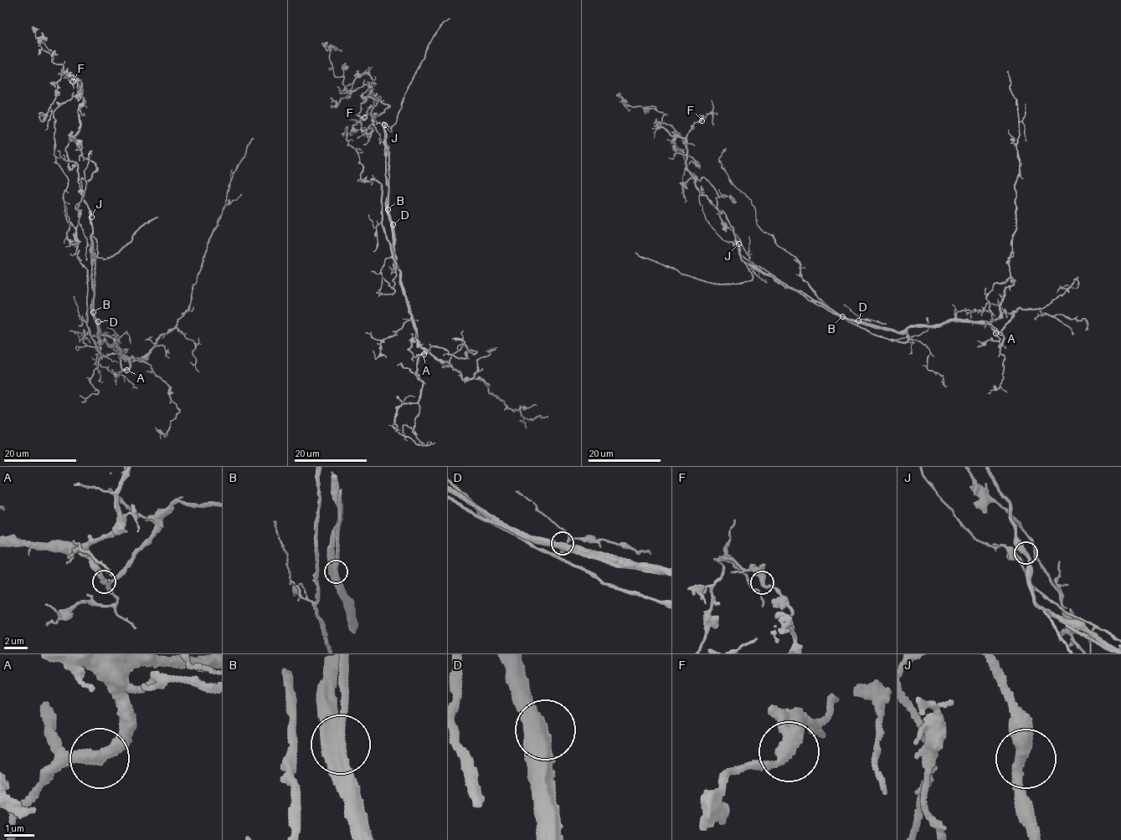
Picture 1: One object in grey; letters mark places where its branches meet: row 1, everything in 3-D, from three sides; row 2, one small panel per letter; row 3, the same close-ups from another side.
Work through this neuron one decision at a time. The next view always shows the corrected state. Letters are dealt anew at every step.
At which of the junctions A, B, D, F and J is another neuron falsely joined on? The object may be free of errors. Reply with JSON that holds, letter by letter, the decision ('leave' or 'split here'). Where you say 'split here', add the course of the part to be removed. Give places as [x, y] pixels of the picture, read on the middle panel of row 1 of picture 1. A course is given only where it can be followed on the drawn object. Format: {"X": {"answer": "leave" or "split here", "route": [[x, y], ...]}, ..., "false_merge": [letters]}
{"A": {"answer": "leave"}, "B": {"answer": "leave"}, "D": {"answer": "leave"}, "F": {"answer": "leave"}, "J": {"answer": "leave"}, "false_merge": []}

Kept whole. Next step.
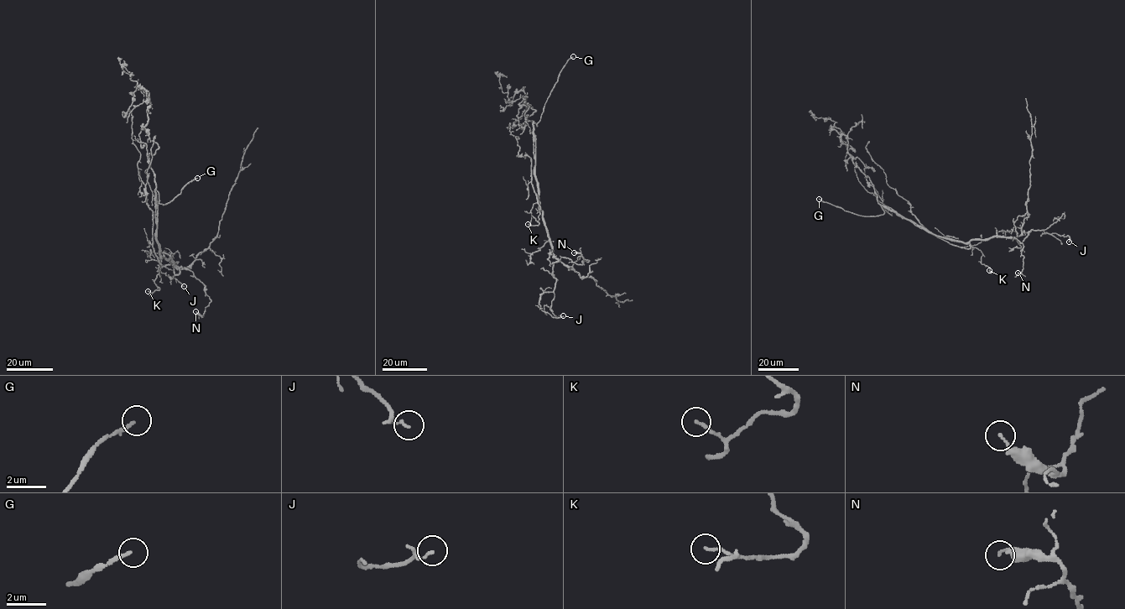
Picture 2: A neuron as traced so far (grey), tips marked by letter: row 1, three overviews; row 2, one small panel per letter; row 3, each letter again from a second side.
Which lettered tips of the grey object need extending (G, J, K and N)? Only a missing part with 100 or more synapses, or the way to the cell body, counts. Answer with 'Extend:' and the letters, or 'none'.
Extend: G

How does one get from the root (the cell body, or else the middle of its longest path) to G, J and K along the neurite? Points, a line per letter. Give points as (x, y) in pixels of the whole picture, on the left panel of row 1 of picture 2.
G: (158, 245), (155, 190), (158, 193), (158, 203), (165, 204), (179, 194), (185, 184), (197, 178)
J: (158, 245), (159, 257), (172, 261), (179, 273), (174, 273), (176, 262), (158, 268), (184, 286)
K: (158, 245), (161, 264), (154, 282), (159, 289), (151, 293), (148, 291)

